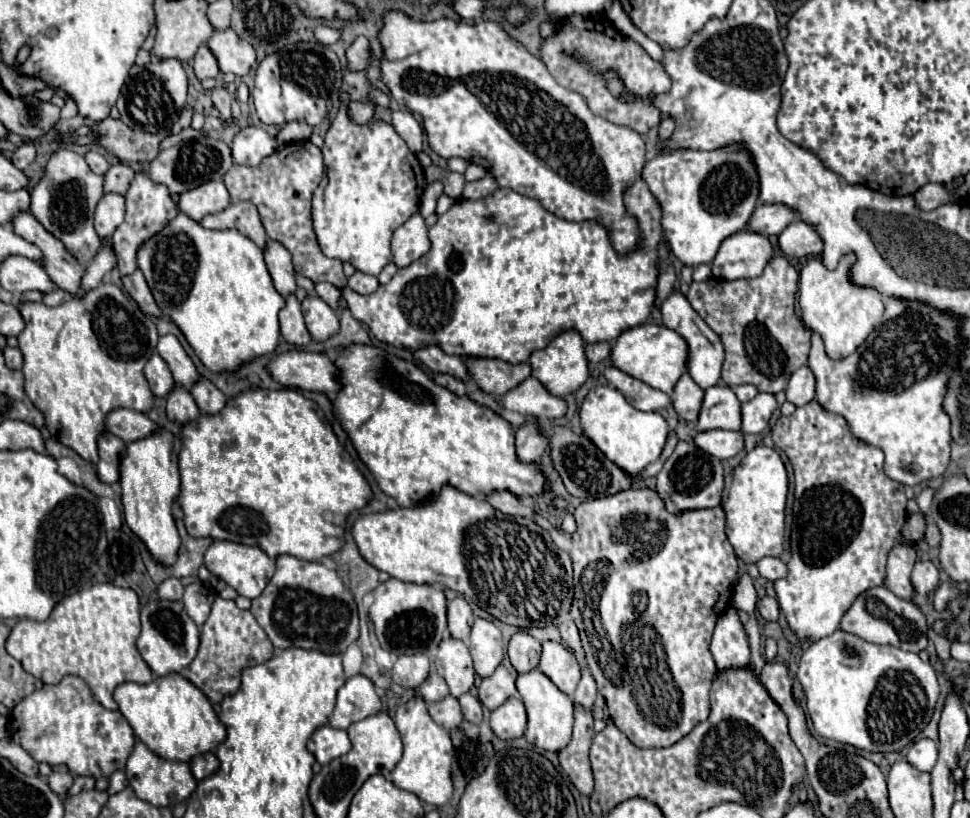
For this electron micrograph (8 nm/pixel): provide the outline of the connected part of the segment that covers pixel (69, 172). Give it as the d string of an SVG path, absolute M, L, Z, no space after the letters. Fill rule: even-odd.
M59 148L51 154L43 178L31 188L31 204L29 212L43 224L47 232L51 232L57 240L63 242L65 250L81 264L87 264L95 258L101 248L101 238L93 228L93 212L97 202L103 196L105 178L91 172L85 158L69 148Z

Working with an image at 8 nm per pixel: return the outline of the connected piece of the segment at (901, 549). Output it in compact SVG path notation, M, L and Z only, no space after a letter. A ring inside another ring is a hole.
M915 544L895 546L887 558L887 576L885 576L883 586L903 600L913 600L915 590L911 586L909 574L913 570L915 562L917 562L917 546Z

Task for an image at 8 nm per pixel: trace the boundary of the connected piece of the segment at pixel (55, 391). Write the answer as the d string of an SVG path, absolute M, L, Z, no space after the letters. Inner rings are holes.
M103 282L83 298L73 298L59 306L45 306L41 302L17 302L25 320L25 330L17 336L23 354L25 394L43 414L45 426L55 440L73 448L81 458L95 464L95 438L105 430L105 416L115 408L131 408L147 412L153 394L143 378L143 366L155 352L159 334L153 320L139 310L139 306L115 284Z

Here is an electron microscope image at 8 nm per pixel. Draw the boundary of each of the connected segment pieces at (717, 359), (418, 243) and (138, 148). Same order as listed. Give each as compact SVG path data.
M673 290L673 292L667 296L667 300L663 302L661 314L663 314L663 324L665 324L667 328L679 332L679 334L687 340L687 344L689 344L689 366L687 366L687 370L689 370L691 378L693 378L703 390L715 386L715 384L719 382L719 378L721 378L721 364L723 364L723 360L725 360L725 348L723 348L723 342L721 342L721 338L719 338L719 334L713 332L713 330L701 320L701 316L691 308L691 304L687 302L687 298L685 298L683 294L679 294L677 290Z
M421 214L411 216L403 226L399 226L393 232L391 252L397 268L405 268L411 262L419 260L423 254L429 252L429 248L431 248L431 242L427 238L427 226Z
M105 118L93 132L99 134L99 142L105 150L119 156L123 162L151 162L159 154L159 142L167 132L147 134L127 128L121 120Z

